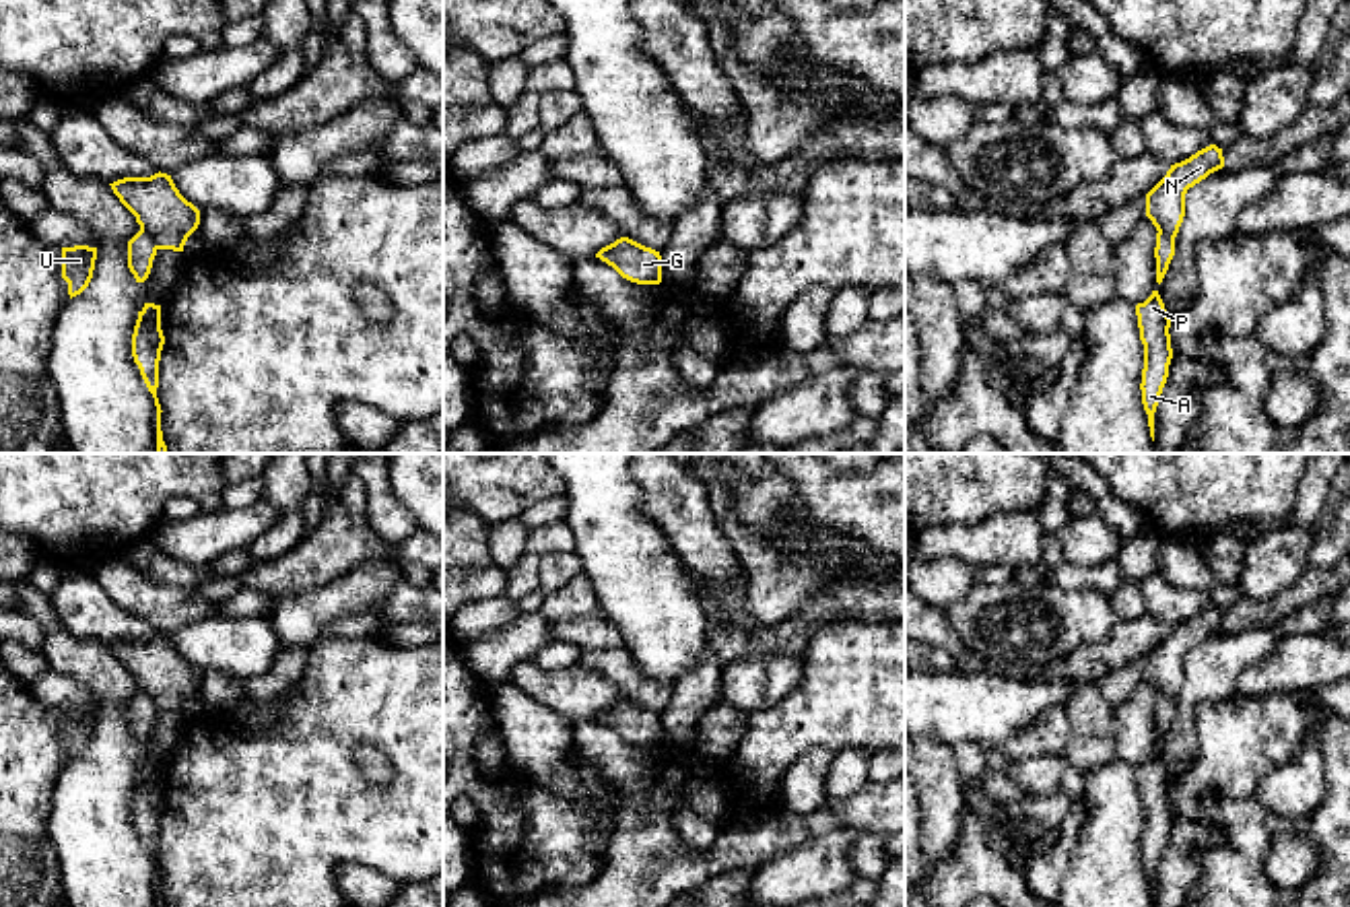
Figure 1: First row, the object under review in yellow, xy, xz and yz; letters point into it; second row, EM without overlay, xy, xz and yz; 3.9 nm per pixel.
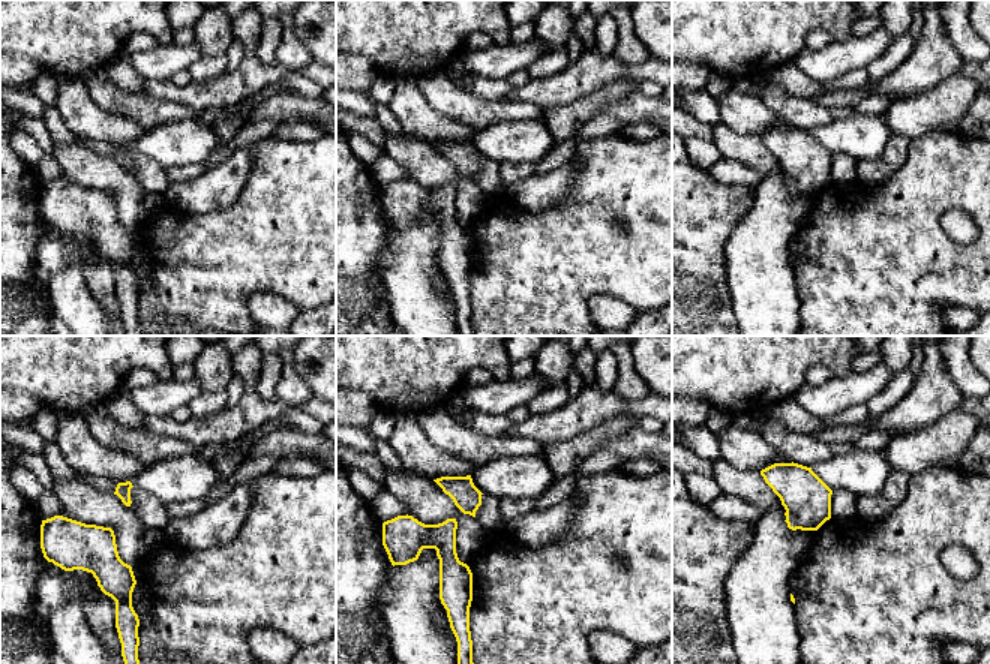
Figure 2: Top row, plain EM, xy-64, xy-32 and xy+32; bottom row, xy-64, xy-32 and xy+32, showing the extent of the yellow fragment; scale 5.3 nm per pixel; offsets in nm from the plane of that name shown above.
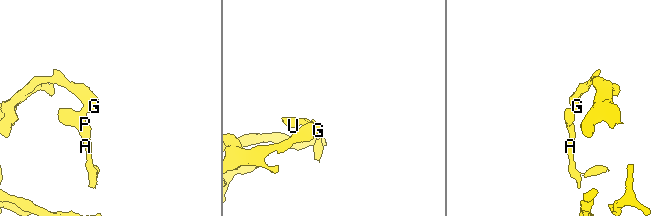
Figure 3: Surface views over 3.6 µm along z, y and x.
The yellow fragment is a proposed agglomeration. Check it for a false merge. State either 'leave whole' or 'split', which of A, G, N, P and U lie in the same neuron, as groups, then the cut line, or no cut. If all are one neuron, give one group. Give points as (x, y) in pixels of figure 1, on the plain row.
split; groups A P U / G N; cut xy (141, 689), (157, 710)

